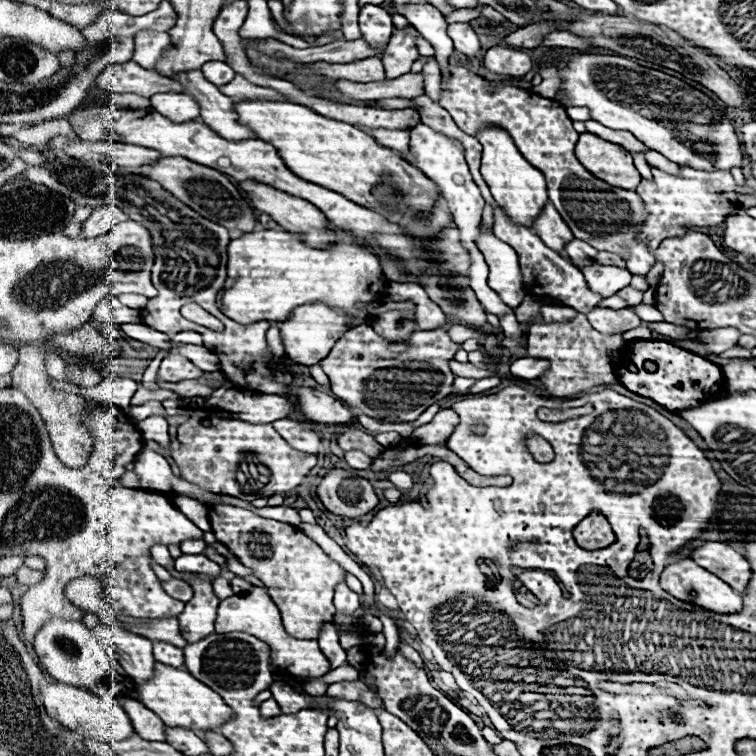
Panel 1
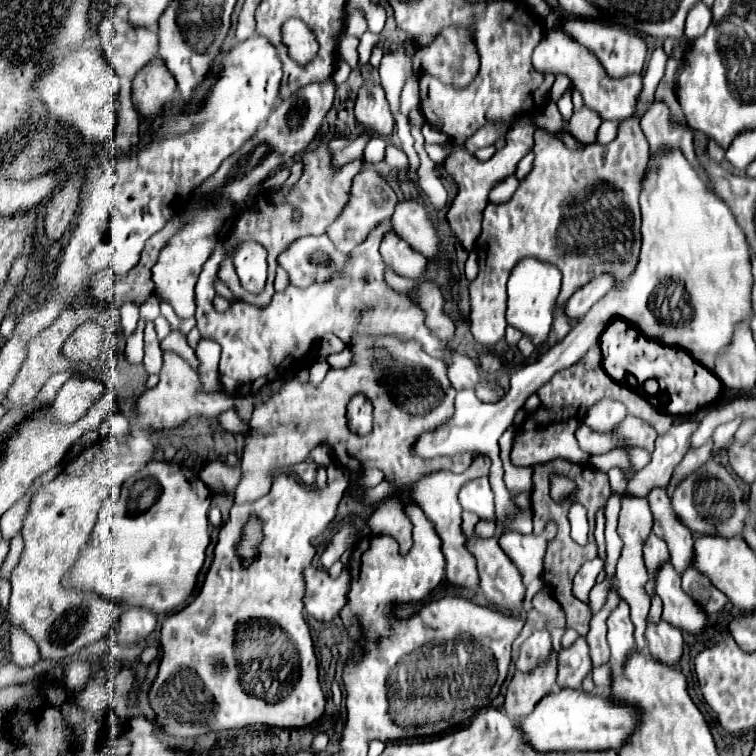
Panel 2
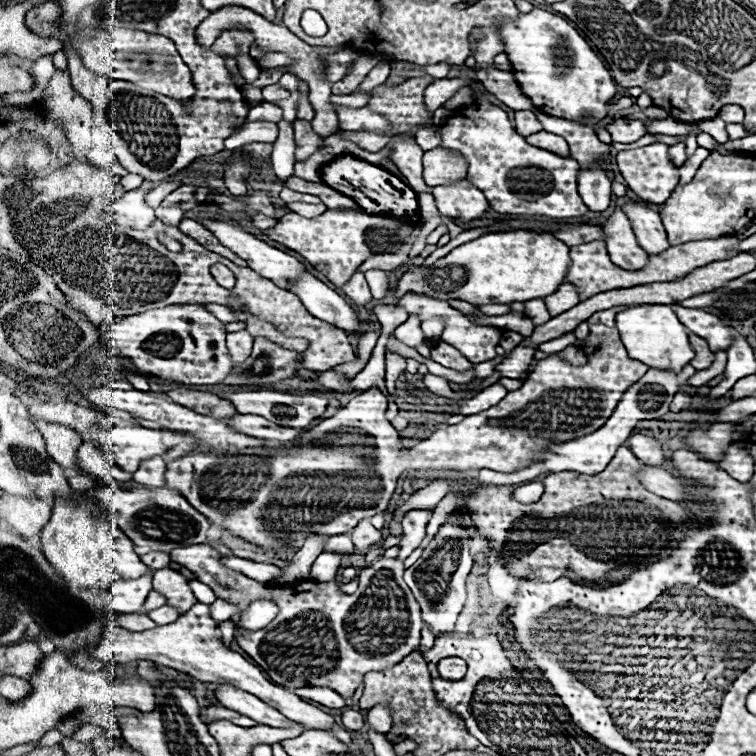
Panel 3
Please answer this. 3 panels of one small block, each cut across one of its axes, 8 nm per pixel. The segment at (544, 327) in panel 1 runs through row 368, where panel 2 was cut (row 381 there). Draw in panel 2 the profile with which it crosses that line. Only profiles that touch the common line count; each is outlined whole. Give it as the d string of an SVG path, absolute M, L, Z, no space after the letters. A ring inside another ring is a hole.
M592 346L576 364L572 364L570 368L558 372L552 376L550 384L540 386L538 388L538 396L544 404L544 410L532 414L524 426L516 432L514 438L514 446L510 452L510 462L514 466L536 466L536 464L544 464L556 458L564 458L568 462L576 462L576 464L586 464L588 462L588 454L582 452L578 448L578 442L574 438L574 430L576 426L580 426L584 422L584 416L588 412L588 408L592 404L596 404L602 398L616 398L616 400L626 400L628 396L632 396L630 390L626 390L624 386L620 386L618 382L610 380L610 376L604 372L602 364L602 354L600 354L600 346ZM550 416L548 426L542 426L542 418Z

